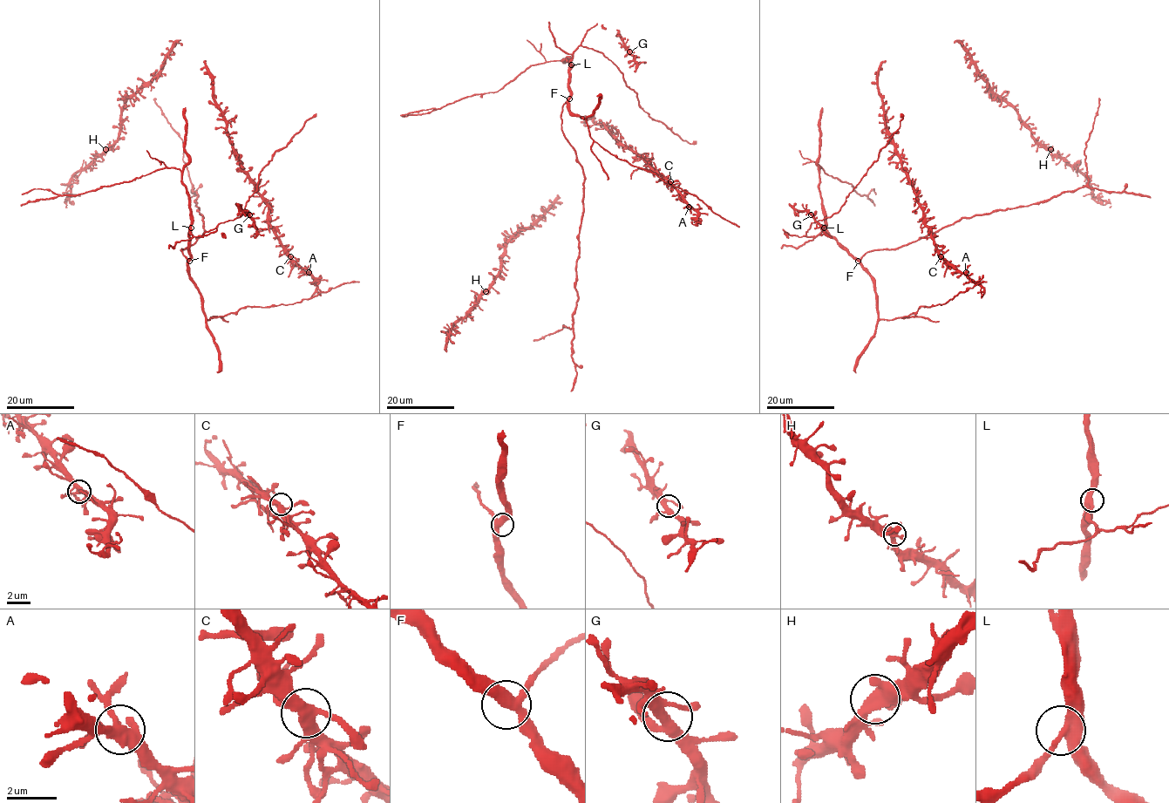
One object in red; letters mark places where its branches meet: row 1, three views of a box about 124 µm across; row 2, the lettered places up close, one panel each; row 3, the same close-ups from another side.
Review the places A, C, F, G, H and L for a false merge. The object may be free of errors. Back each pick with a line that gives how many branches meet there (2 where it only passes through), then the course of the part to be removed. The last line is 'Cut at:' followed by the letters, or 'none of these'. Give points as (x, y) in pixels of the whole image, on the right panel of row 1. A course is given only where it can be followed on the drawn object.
Cut at: none of these

